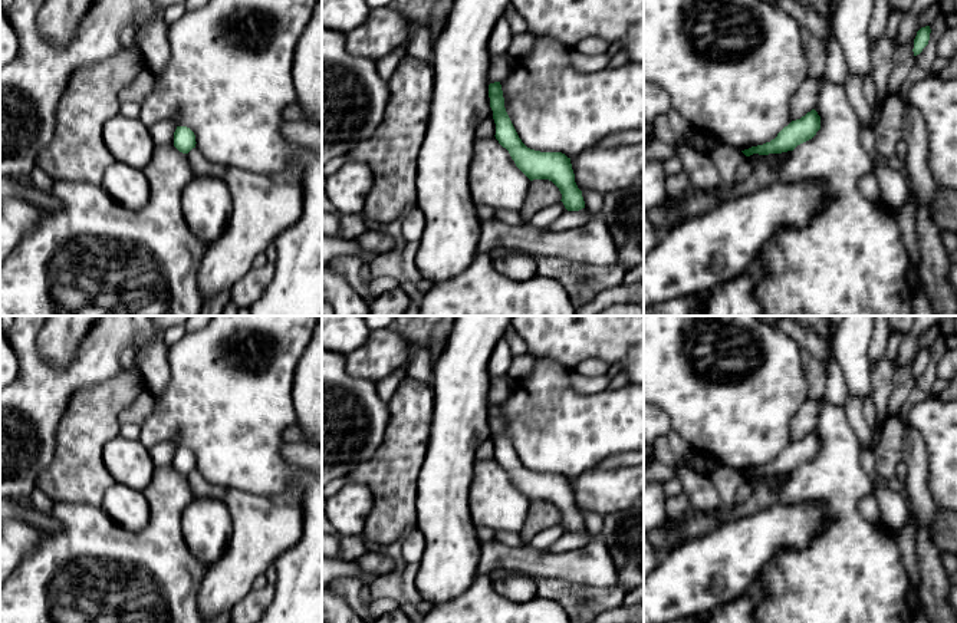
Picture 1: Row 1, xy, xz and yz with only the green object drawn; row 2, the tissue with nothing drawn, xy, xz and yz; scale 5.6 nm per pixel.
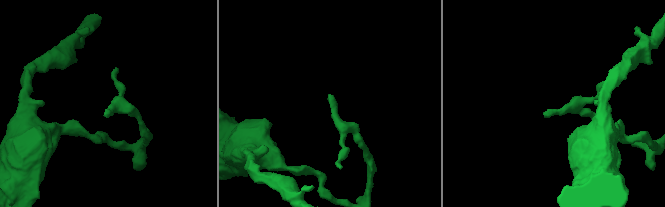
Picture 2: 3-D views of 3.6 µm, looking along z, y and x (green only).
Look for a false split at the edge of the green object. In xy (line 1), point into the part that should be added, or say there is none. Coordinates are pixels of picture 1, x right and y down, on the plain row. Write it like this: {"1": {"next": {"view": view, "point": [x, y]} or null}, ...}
{"1": {"next": null}}

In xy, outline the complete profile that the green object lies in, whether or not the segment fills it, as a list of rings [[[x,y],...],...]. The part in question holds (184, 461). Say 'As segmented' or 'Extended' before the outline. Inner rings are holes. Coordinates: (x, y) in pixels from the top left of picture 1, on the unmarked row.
As segmented. [[[177,448],[174,454],[174,468],[182,474],[188,475],[193,469],[195,469],[195,456],[187,448]]]

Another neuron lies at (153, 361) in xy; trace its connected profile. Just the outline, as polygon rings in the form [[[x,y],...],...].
[[[161,336],[144,343],[138,352],[138,366],[145,380],[145,389],[155,399],[167,389],[171,378],[167,353],[168,346]]]

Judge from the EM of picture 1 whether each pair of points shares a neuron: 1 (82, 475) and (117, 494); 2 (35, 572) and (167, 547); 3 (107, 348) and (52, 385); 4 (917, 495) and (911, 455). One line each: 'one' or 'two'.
1: two
2: one
3: one
4: one

